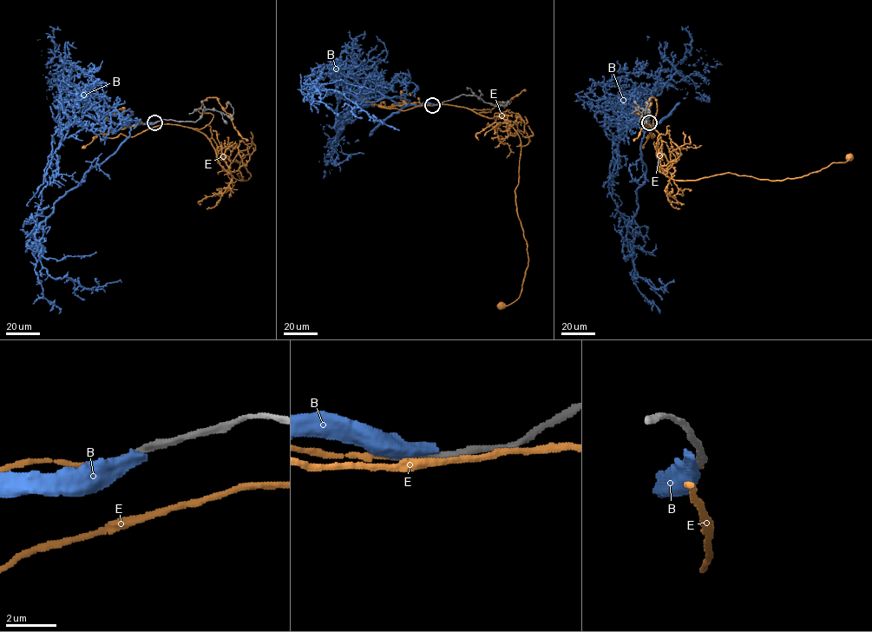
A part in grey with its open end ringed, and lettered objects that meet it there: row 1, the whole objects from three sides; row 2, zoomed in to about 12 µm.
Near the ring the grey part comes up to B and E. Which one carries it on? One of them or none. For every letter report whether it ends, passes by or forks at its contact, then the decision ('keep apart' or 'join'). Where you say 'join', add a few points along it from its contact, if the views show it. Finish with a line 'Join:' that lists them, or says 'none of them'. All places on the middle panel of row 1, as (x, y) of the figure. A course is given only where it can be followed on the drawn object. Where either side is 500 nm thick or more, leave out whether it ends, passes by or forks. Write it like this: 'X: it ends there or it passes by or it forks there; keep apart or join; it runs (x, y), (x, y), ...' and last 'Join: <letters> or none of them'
B: keep apart
E: it ends there; keep apart
Join: none of them

